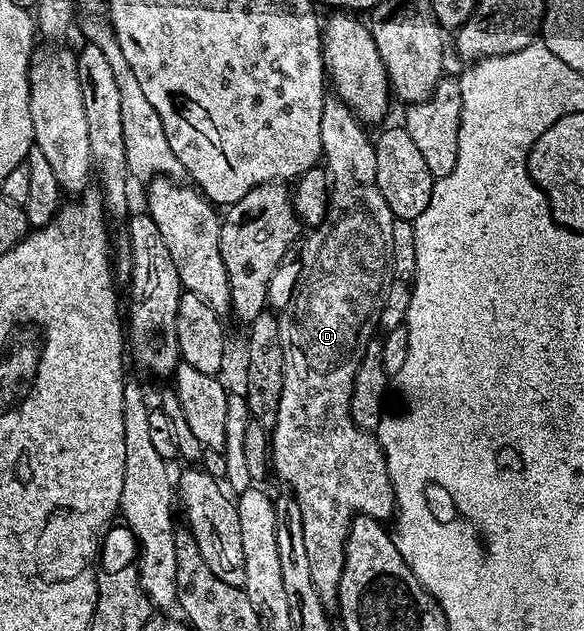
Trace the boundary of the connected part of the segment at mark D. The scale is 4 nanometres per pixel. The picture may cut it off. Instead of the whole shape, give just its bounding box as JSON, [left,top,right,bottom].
[271,97,395,609]

